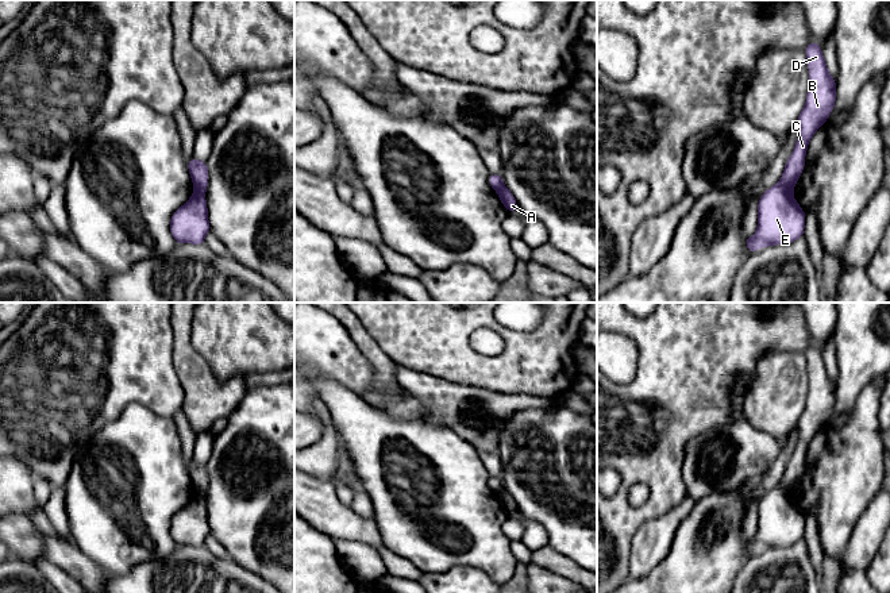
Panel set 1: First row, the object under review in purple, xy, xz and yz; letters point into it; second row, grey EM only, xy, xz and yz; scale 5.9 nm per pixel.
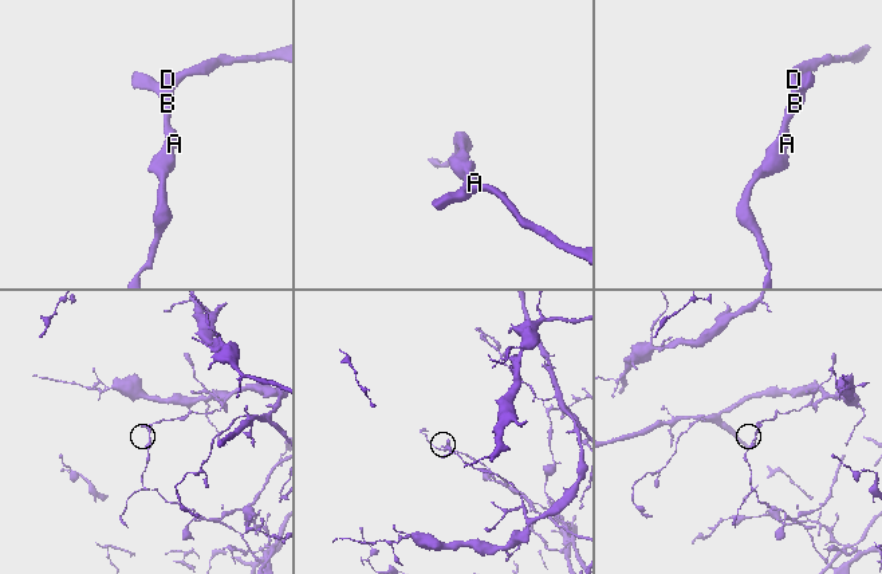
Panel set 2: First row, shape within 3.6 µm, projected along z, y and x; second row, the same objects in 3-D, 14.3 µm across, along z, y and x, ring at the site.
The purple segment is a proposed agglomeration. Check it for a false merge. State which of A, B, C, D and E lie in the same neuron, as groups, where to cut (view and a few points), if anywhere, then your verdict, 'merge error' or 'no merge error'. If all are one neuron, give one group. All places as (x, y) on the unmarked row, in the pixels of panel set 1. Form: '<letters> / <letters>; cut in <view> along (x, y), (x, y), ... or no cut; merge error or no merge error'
A B C D / E; cut in yz along (781, 482), (790, 496); merge error

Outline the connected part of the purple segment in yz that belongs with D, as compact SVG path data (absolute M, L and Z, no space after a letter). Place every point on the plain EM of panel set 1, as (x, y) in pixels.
M812 343L805 350L805 357L809 370L808 398L797 423L798 442L781 481L790 496L805 470L808 446L818 430L828 423L836 404L836 382L828 374L820 347Z

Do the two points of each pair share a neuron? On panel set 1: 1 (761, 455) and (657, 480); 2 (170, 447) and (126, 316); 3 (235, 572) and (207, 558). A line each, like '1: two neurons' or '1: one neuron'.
1: two neurons
2: two neurons
3: one neuron

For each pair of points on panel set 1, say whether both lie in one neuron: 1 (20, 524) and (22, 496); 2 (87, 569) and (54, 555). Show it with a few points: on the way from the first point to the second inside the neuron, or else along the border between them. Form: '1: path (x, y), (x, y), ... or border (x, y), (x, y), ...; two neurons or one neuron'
1: border (14, 512), (26, 516); two neurons
2: path (79, 566), (62, 555); one neuron

